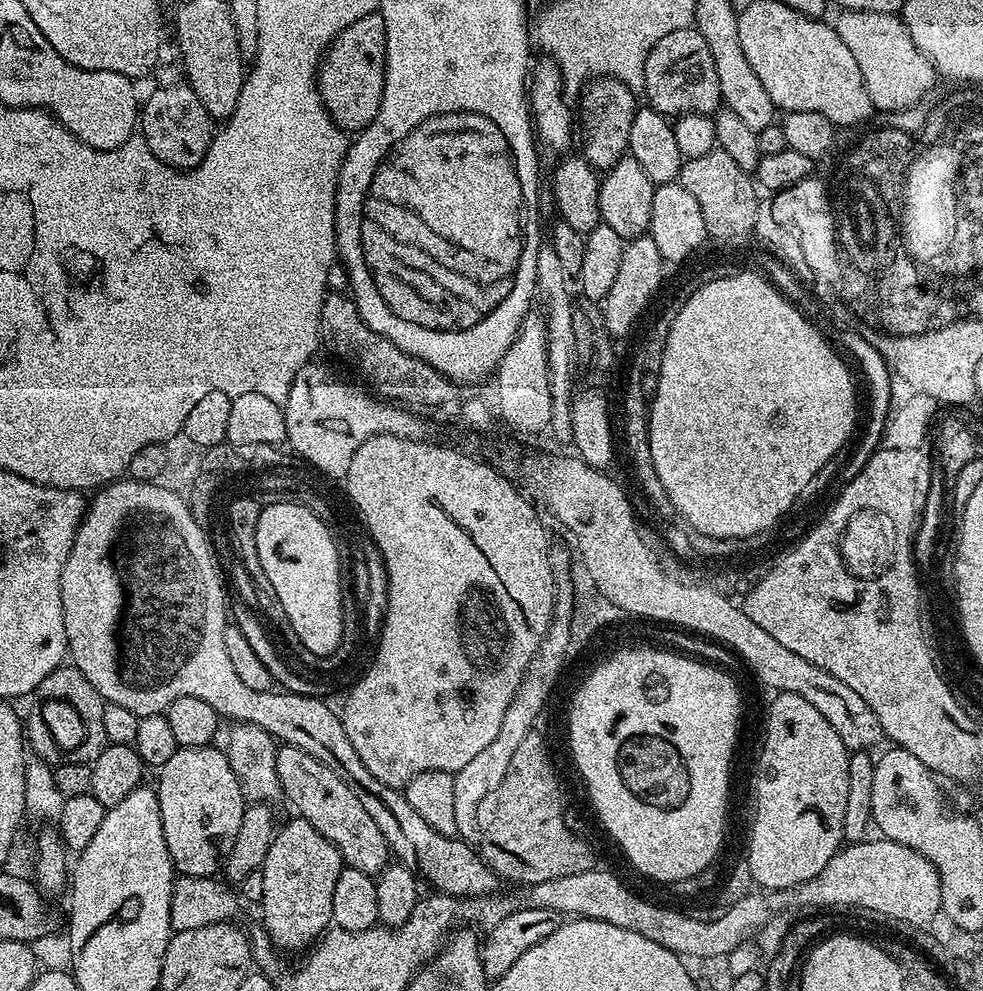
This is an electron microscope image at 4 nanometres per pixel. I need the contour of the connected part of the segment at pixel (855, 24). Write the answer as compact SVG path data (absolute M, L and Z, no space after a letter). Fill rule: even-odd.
M845 11L839 15L834 20L835 30L842 42L846 42L850 54L854 54L858 70L862 70L873 109L882 112L902 110L911 104L921 103L929 95L932 72L929 71L928 64L921 60L923 54L918 46L914 46L908 28L899 15Z

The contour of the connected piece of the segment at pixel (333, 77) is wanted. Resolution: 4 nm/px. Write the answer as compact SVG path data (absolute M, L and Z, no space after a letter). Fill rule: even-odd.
M379 11L358 18L346 30L332 39L326 55L320 61L316 86L324 109L337 126L349 134L358 134L367 124L374 122L384 89L384 63L386 62L386 26Z

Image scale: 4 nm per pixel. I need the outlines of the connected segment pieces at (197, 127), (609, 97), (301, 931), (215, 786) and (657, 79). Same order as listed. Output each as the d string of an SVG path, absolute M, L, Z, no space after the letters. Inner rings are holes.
M186 82L180 84L168 84L165 88L156 88L148 96L148 101L143 101L142 107L138 112L138 132L143 136L146 146L150 146L152 153L171 168L177 168L180 171L188 171L196 168L202 162L206 150L212 144L214 135L214 121L211 114L198 102L198 94Z
M596 78L584 88L578 102L584 107L584 152L583 159L600 172L612 168L626 155L630 126L638 107L637 93L621 80Z
M292 818L289 824L281 823L276 830L276 837L270 842L262 874L262 898L258 905L264 911L262 927L272 939L277 949L285 948L288 952L307 950L328 931L332 924L332 907L334 906L334 886L338 886L338 874L345 868L344 859L338 850L310 822Z
M216 746L207 748L179 747L174 756L166 762L163 768L159 769L158 776L160 776L158 791L162 830L175 871L185 876L213 875L221 867L222 857L228 853L238 834L238 826L242 823L242 814L246 807L240 783L234 770L230 770L226 754Z
M694 26L666 34L647 55L642 92L648 98L649 107L667 118L675 118L686 112L715 113L722 104L720 90L710 48Z

